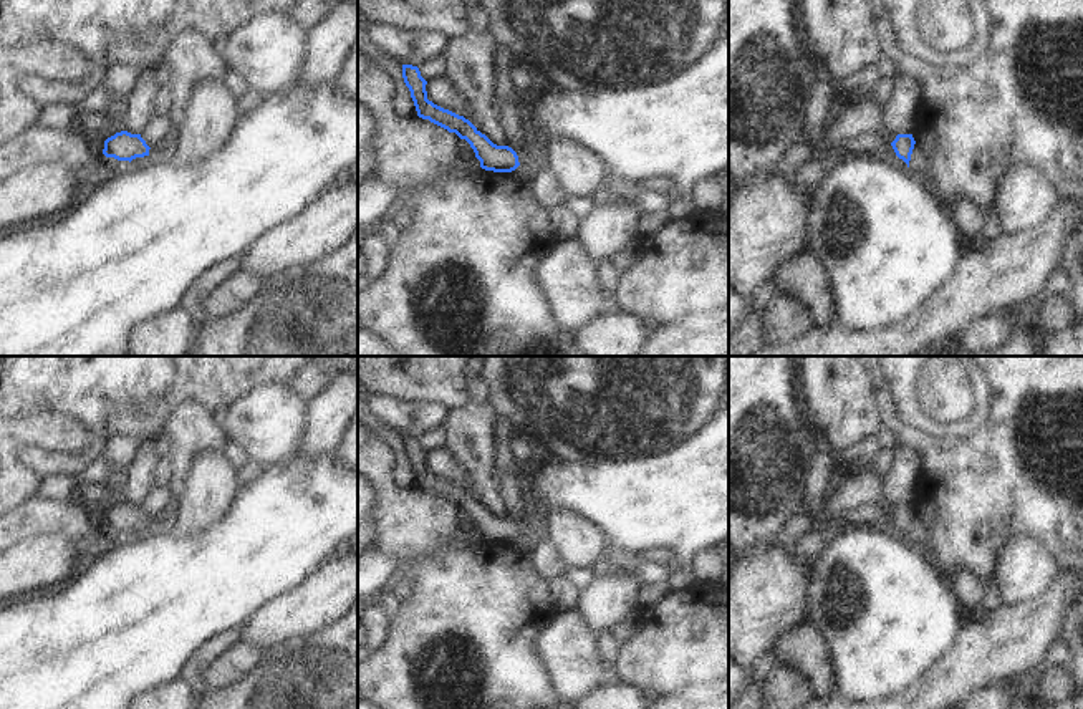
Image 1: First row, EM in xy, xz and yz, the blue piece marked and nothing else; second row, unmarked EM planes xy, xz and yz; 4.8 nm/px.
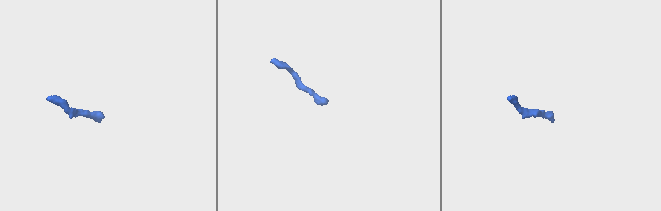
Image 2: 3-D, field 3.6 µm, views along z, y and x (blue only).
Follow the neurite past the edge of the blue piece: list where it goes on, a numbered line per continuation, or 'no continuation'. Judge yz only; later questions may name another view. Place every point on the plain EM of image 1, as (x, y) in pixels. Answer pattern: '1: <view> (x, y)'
1: yz (919, 534)

